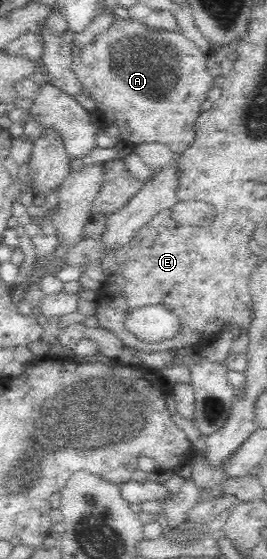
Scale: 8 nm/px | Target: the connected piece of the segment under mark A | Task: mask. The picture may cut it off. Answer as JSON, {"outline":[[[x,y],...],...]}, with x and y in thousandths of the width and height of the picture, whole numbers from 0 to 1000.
{"outline":[[[434,30],[416,47],[375,59],[356,70],[303,84],[296,91],[270,95],[273,100],[273,127],[288,132],[296,147],[303,147],[307,156],[326,159],[337,174],[356,181],[360,191],[390,200],[393,213],[408,215],[412,224],[431,224],[446,229],[457,238],[457,252],[502,261],[524,256],[588,254],[633,259],[655,277],[682,270],[682,265],[697,265],[704,256],[715,256],[727,247],[723,225],[734,218],[738,208],[757,200],[753,188],[779,175],[775,166],[798,159],[798,140],[779,129],[772,120],[768,97],[738,84],[738,79],[723,72],[700,70],[678,55],[625,55],[592,54],[547,47],[539,41],[524,41],[506,36],[453,34]]]}

